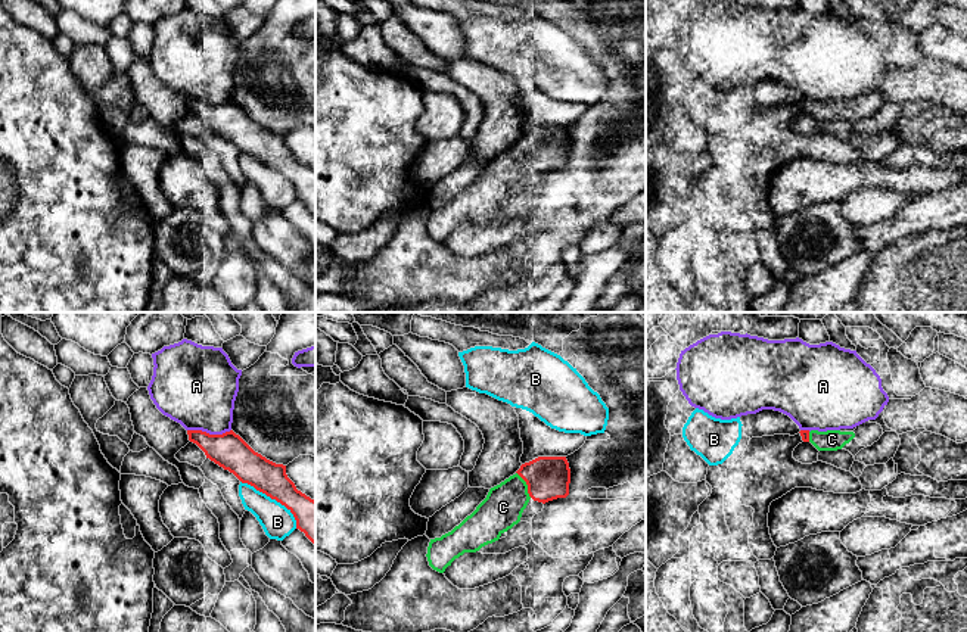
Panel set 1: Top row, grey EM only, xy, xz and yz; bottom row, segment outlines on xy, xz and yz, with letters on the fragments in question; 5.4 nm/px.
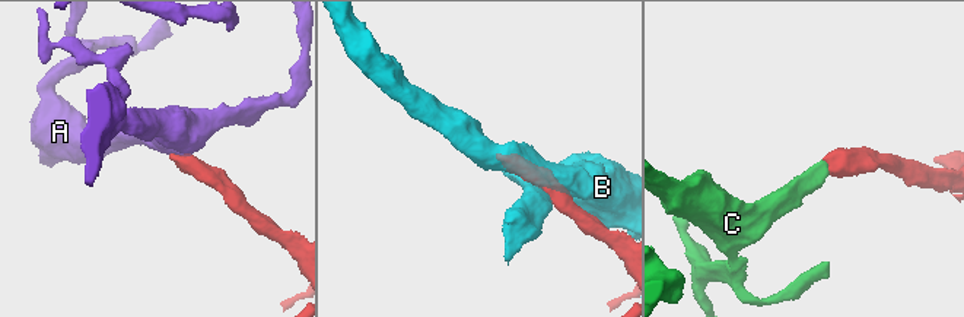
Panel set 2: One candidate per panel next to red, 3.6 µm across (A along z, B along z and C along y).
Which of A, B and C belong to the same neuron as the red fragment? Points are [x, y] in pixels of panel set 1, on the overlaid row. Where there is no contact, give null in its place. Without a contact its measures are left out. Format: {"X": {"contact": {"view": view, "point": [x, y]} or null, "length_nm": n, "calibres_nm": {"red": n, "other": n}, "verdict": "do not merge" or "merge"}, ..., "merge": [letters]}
{"A": {"contact": {"view": "xy", "point": [208, 433]}, "length_nm": 240, "calibres_nm": {"red": 190, "other": 420}, "verdict": "do not merge"}, "B": {"contact": {"view": "xy", "point": [273, 498]}, "length_nm": 400, "calibres_nm": {"red": 190, "other": 180}, "verdict": "do not merge"}, "C": {"contact": {"view": "xz", "point": [526, 483]}, "length_nm": 170, "calibres_nm": {"red": 240, "other": 220}, "verdict": "merge"}, "merge": ["C"]}

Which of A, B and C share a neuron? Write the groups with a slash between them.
A / B / C

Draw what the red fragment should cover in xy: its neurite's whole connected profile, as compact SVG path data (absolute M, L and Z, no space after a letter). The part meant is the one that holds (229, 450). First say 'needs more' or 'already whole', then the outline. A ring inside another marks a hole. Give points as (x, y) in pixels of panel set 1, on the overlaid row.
already whole; M187 430L187 435L206 458L233 473L242 483L254 486L284 505L293 514L296 529L315 545L315 501L296 489L286 474L286 466L276 464L255 452L233 430L223 435Z

